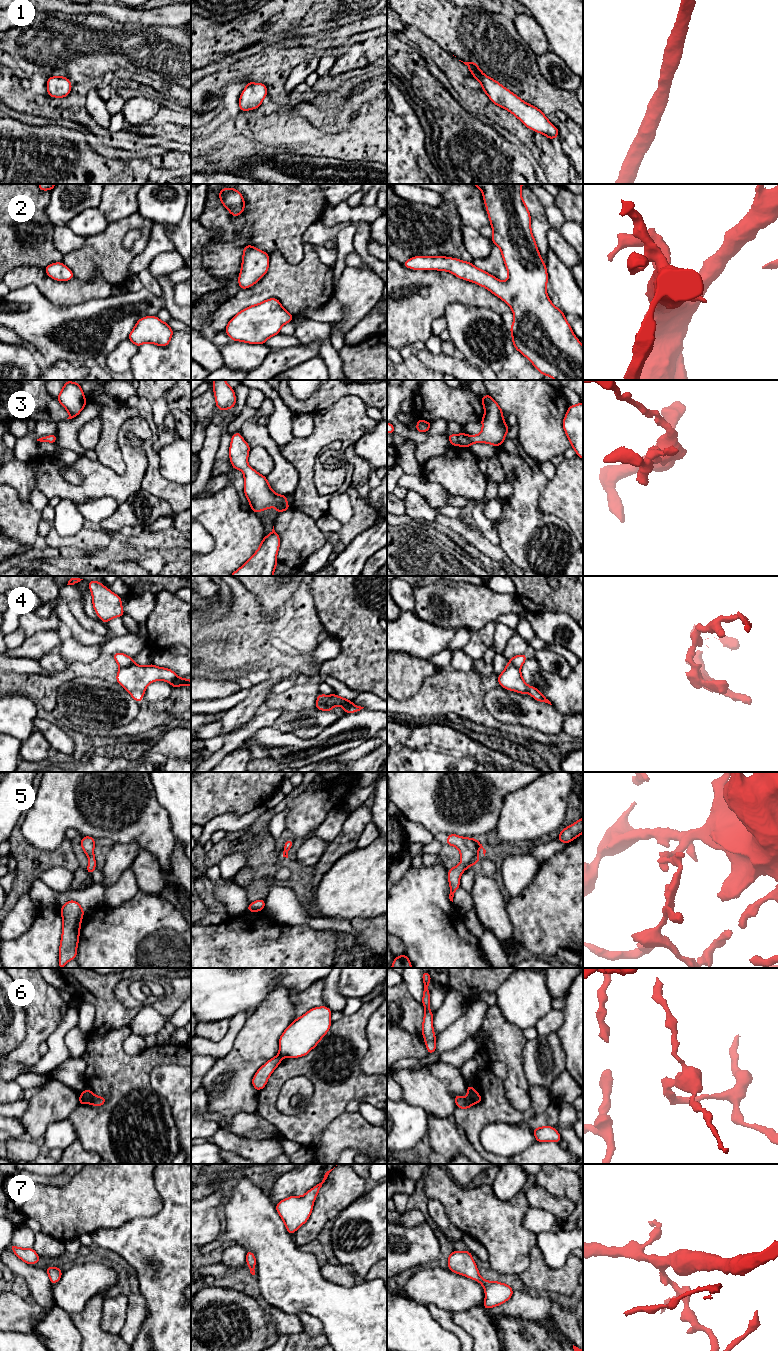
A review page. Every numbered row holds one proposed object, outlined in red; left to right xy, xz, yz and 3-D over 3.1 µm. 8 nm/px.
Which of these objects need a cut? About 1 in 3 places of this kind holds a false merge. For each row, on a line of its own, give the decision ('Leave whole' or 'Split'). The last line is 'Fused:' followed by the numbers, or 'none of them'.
1: Leave whole
2: Leave whole
3: Leave whole
4: Split
5: Leave whole
6: Split
7: Leave whole
Fused: 4, 6

